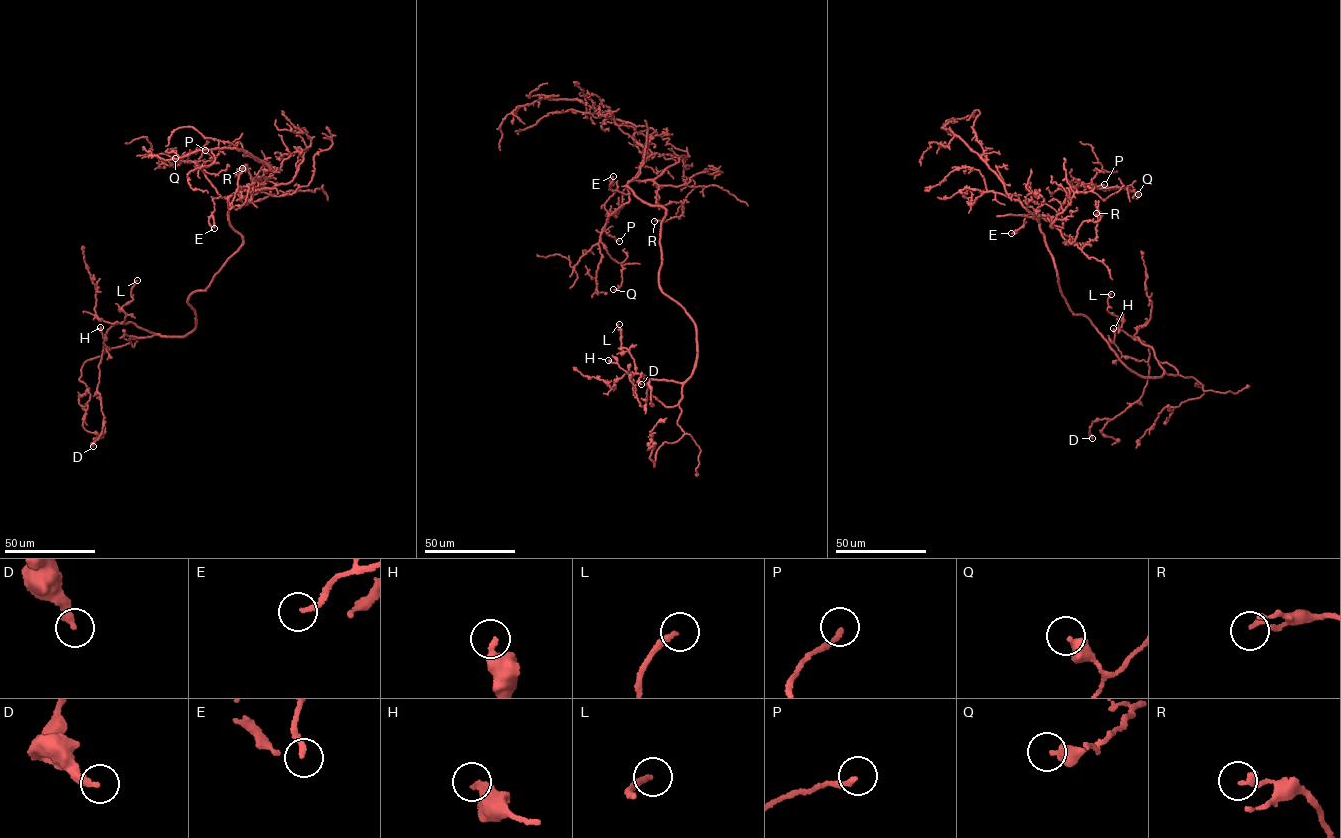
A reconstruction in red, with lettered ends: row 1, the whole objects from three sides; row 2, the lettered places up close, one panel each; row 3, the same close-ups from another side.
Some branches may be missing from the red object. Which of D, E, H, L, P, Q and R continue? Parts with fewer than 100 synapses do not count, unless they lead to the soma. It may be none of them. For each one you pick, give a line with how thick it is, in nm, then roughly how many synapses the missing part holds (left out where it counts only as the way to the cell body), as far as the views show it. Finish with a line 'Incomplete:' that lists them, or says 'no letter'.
Incomplete: no letter

